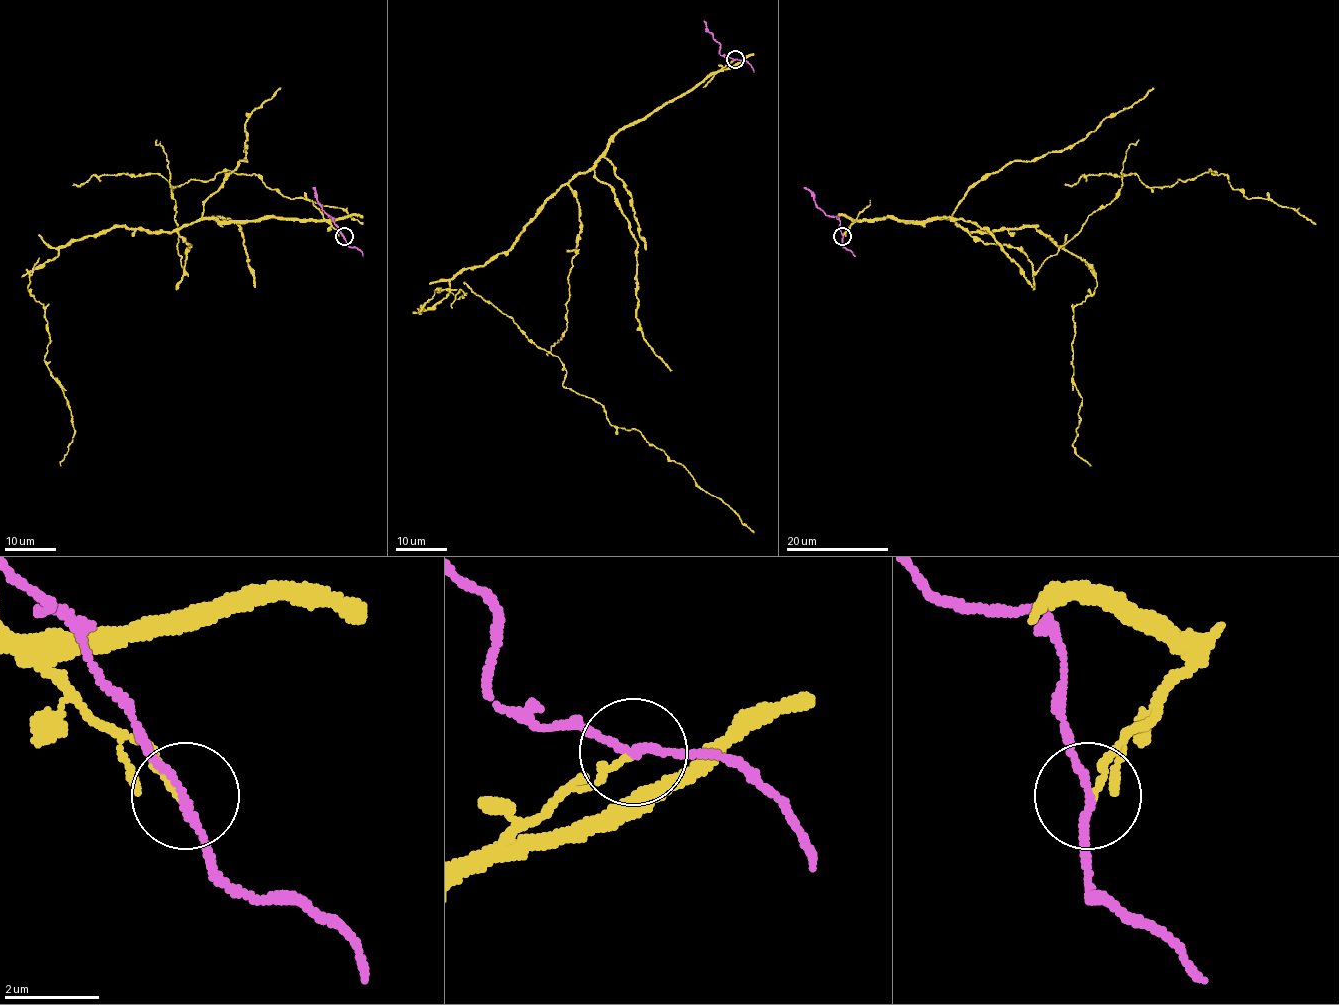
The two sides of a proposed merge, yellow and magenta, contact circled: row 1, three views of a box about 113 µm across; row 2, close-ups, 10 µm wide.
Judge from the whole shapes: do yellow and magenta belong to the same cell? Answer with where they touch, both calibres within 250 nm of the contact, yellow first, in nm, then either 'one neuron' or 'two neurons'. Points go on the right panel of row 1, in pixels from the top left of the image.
place (842, 236); calibres 110 and 150 nm; two neurons

